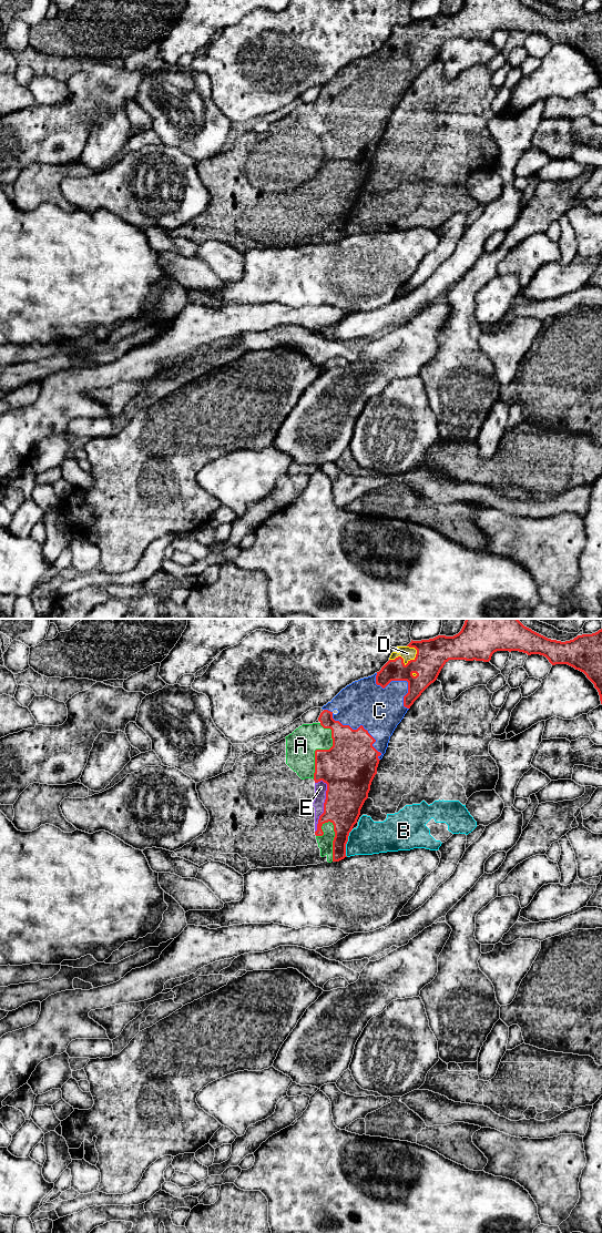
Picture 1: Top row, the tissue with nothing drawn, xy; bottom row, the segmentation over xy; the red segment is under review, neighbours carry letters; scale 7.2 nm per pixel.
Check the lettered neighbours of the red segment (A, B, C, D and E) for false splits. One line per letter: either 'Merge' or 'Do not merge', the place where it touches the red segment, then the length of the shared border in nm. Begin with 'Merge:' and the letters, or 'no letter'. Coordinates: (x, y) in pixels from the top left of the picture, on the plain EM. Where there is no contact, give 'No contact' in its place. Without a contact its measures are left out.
Merge: A, C, D, E
A: Merge. Touches red at xy (323, 129). Shared border 420 nm
B: Do not merge. Touches red at xy (346, 222). Shared border 200 nm
C: Merge. Touches red at xy (358, 107). Shared border 550 nm
D: Merge. Touches red at xy (402, 41). Shared border 220 nm
E: Merge. Touches red at xy (324, 185). Shared border 380 nm

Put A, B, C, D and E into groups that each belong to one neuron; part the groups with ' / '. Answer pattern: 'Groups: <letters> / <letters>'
Groups: A C D E / B

